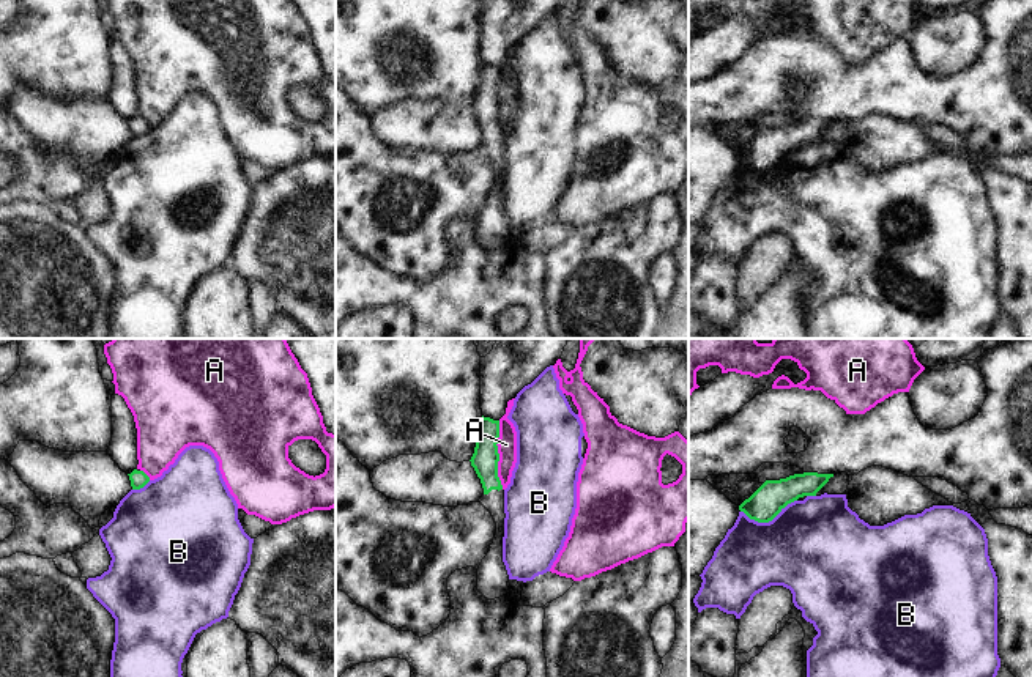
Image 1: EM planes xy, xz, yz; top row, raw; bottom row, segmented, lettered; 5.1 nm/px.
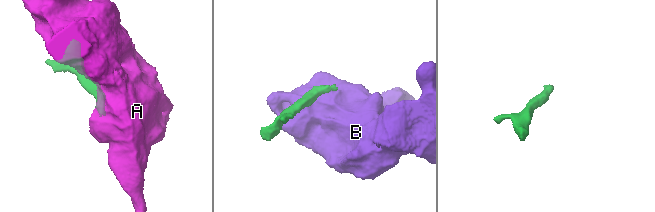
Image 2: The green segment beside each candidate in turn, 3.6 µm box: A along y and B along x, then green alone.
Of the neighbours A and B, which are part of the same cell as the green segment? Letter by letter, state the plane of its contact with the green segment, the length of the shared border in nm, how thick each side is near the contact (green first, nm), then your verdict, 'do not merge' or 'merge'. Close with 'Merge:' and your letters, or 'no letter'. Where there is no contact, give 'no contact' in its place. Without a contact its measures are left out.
A: xz | 360 nm | 140/100 nm | do not merge
B: yz | 300 nm | 170/460 nm | do not merge
Merge: no letter

